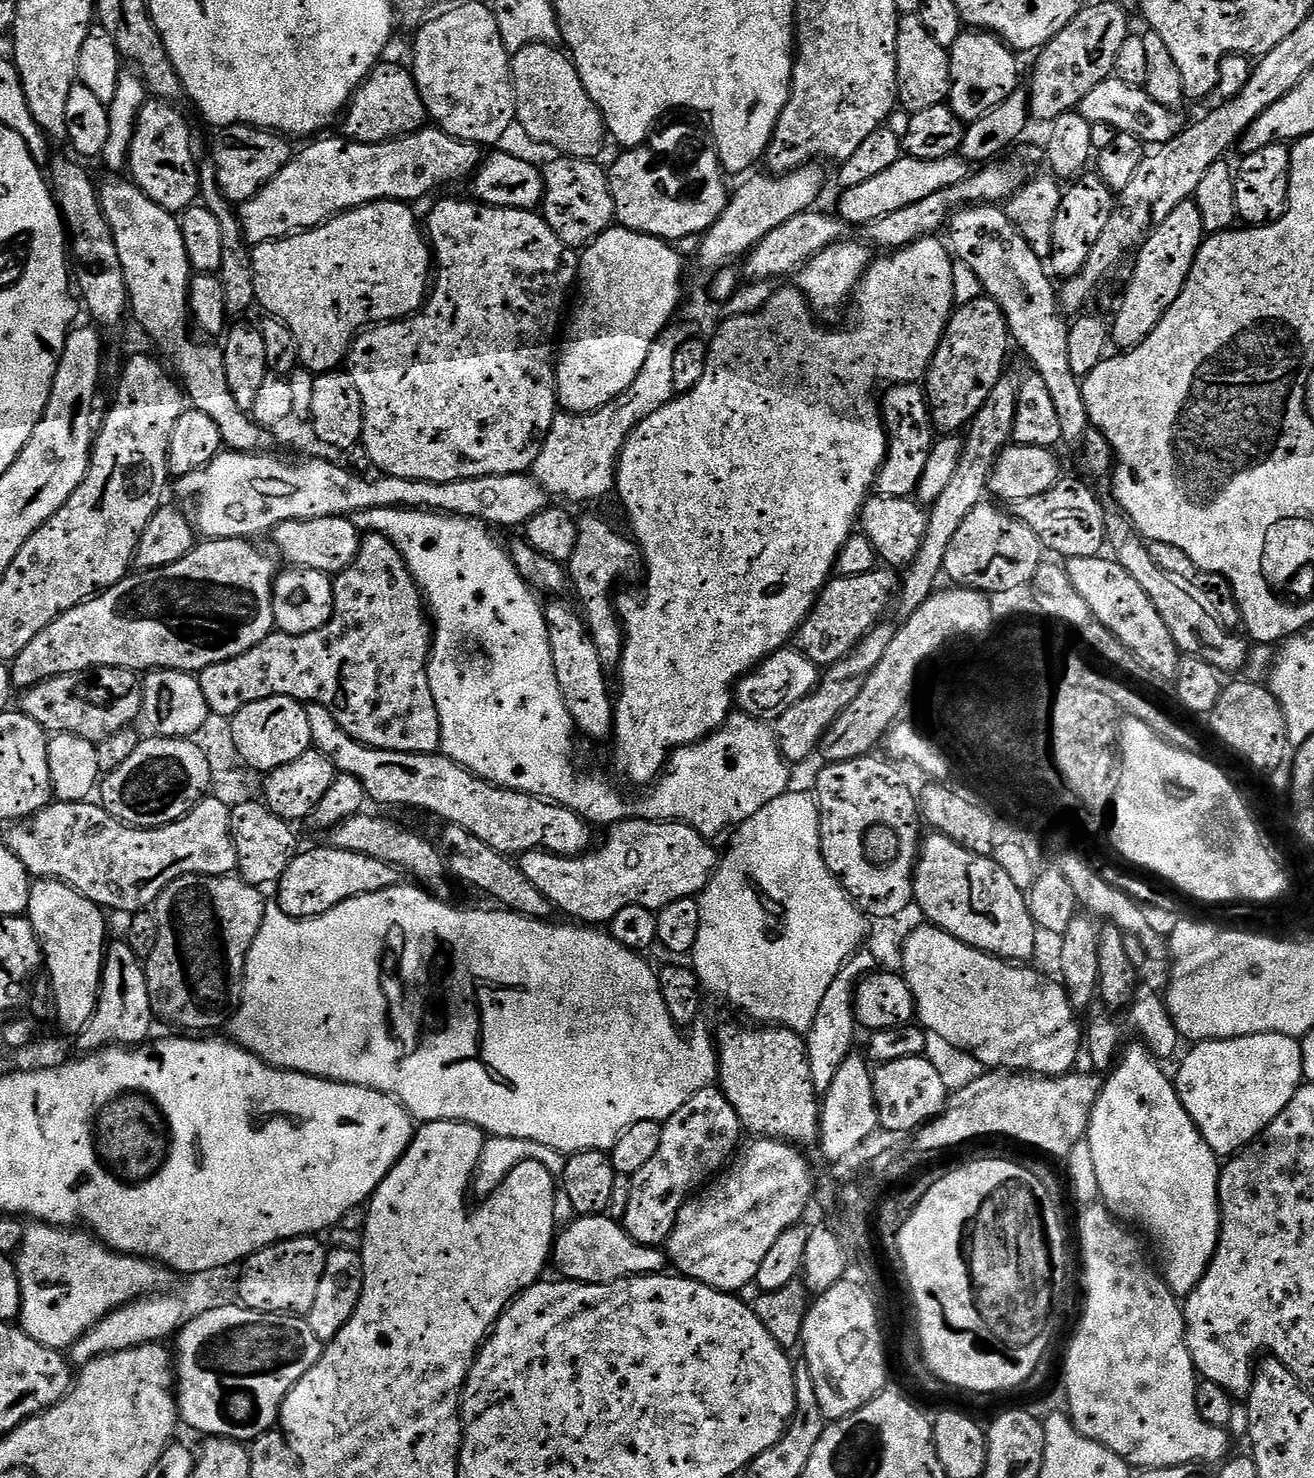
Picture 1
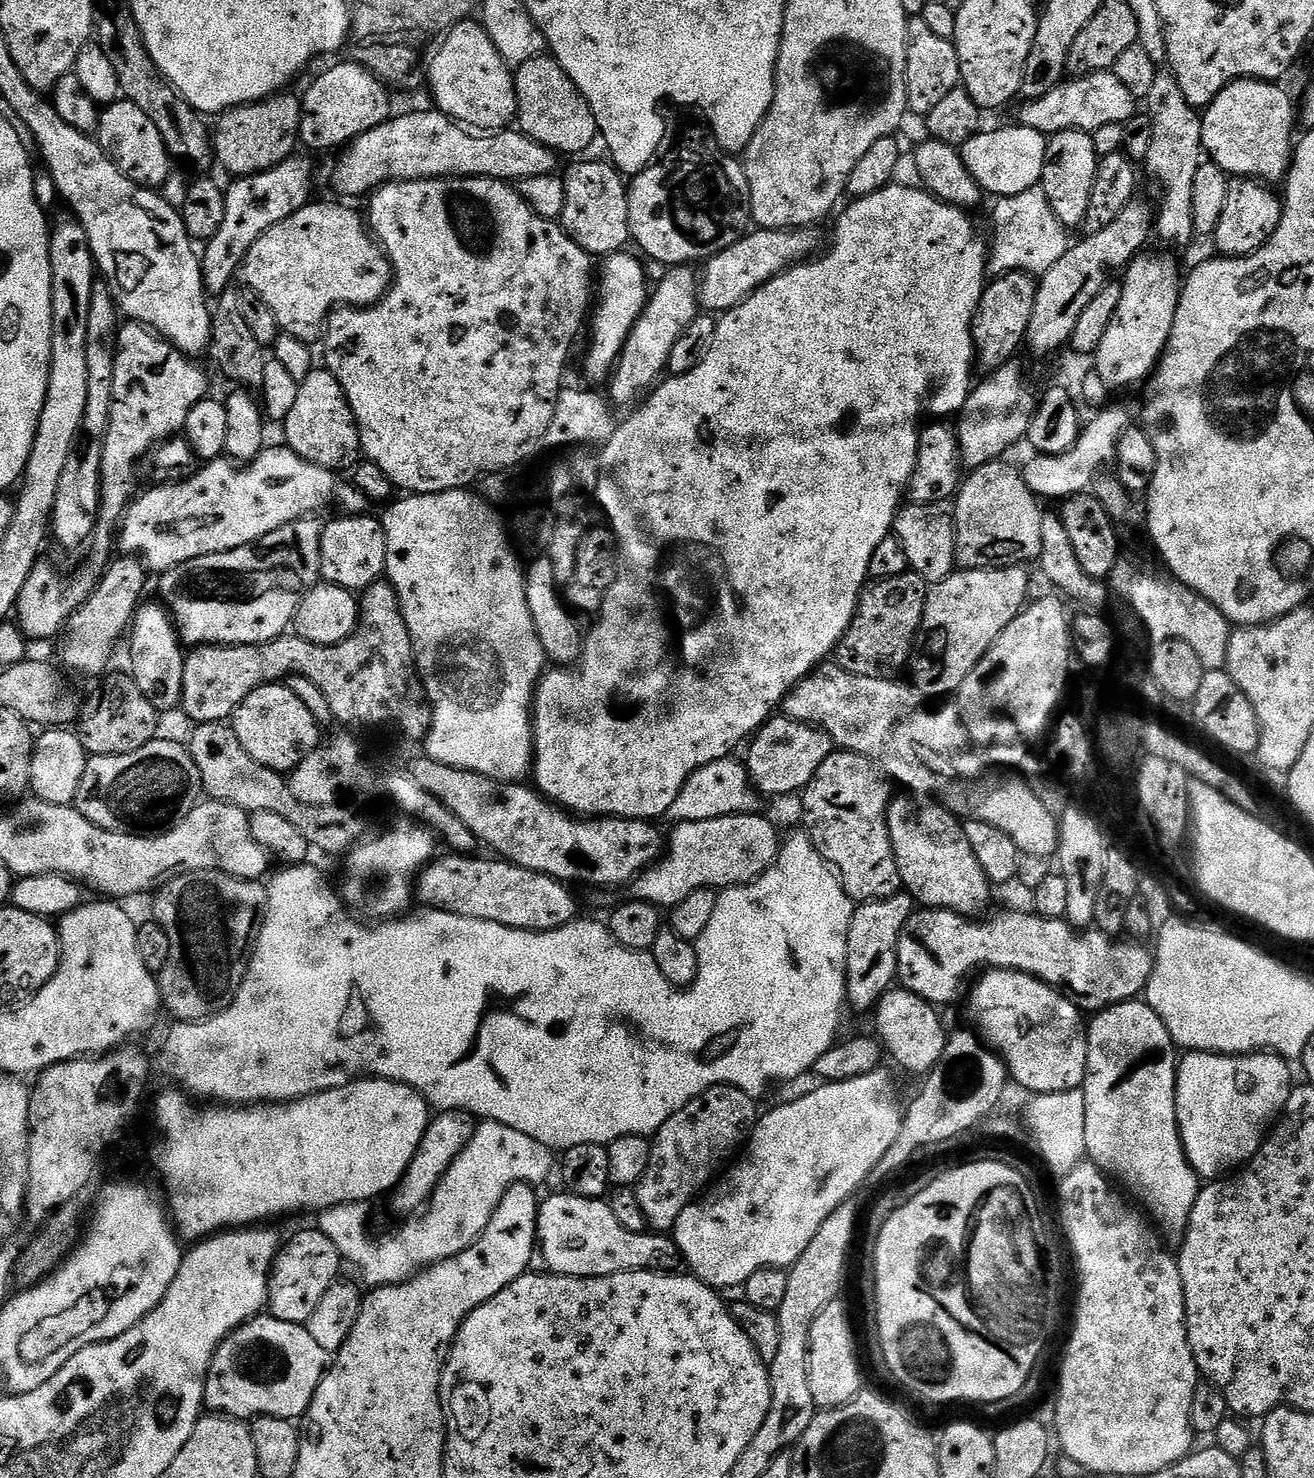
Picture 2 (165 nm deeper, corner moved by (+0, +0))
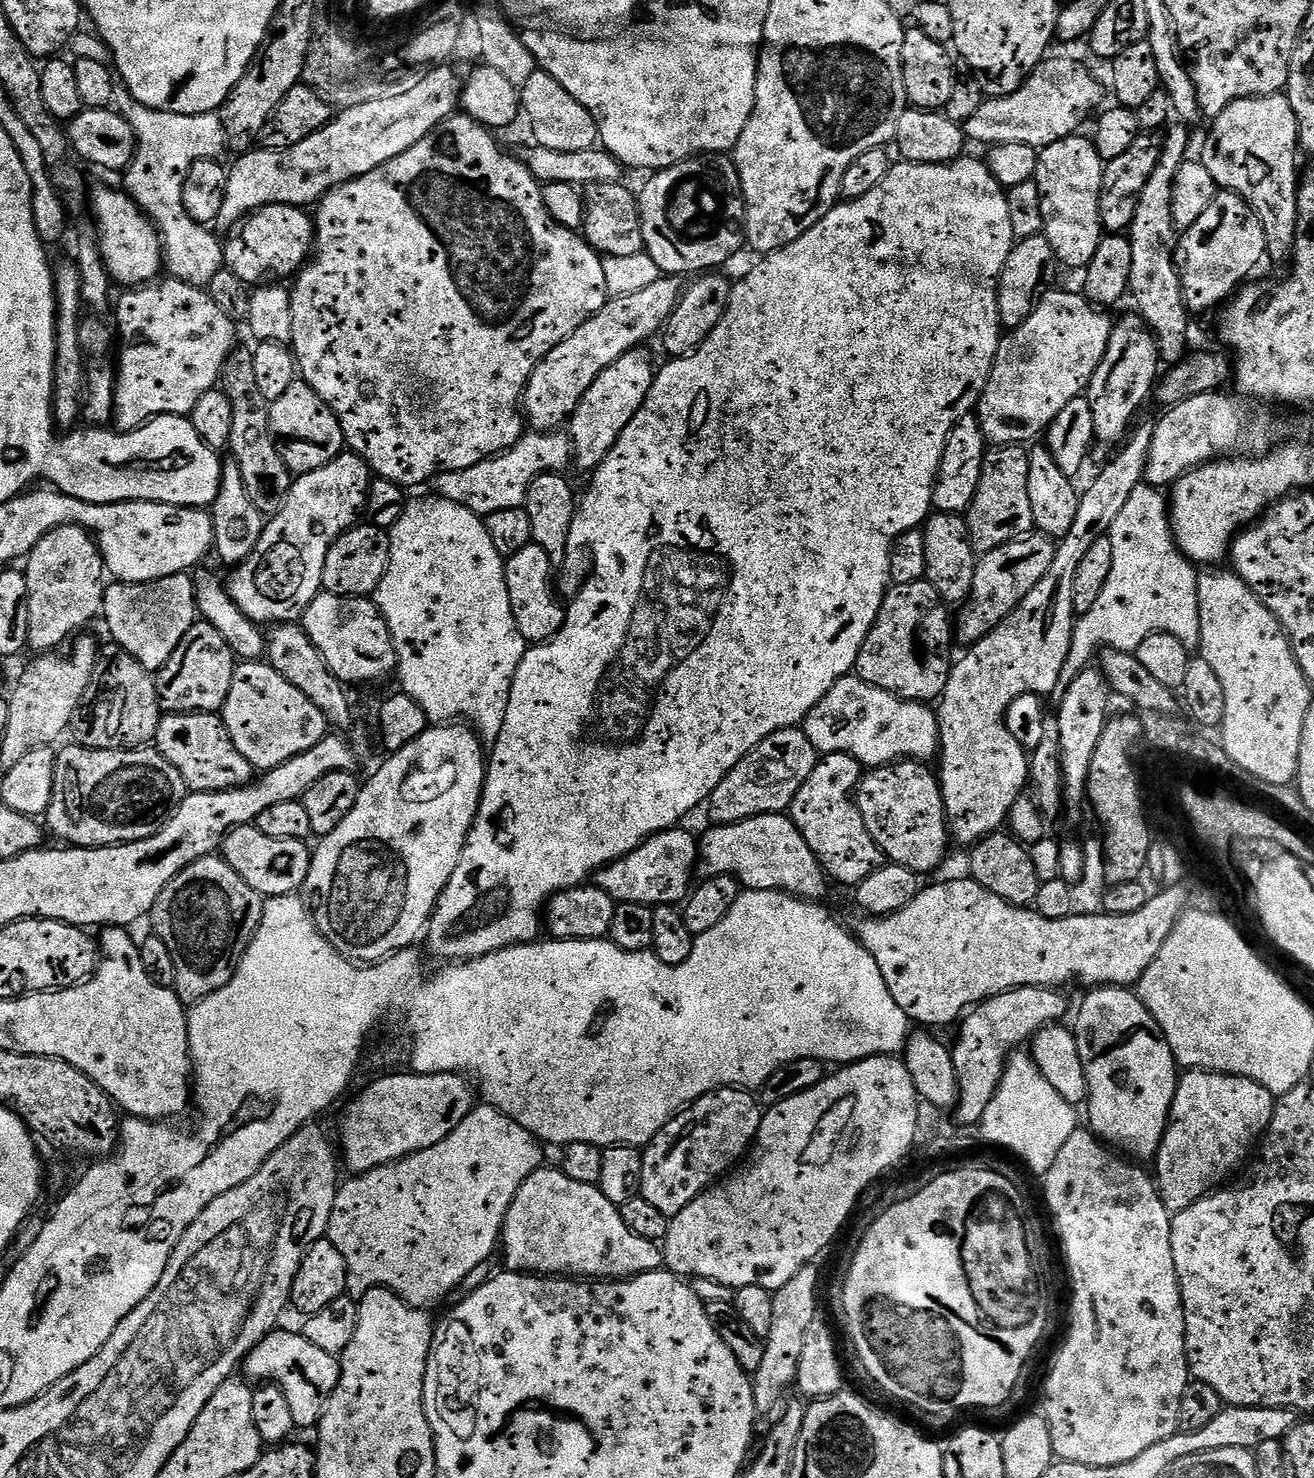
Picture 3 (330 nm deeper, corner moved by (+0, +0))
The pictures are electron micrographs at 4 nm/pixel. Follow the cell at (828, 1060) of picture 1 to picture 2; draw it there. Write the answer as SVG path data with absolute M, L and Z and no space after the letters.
M900 891L885 900L865 900L855 905L850 918L847 950L847 1005L858 1012L871 1013L881 997L889 991L897 981L898 942L906 922L917 911L918 905L905 891Z

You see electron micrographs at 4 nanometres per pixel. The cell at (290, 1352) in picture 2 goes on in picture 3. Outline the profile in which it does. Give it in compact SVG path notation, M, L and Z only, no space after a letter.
M280 1331L269 1332L262 1342L249 1350L242 1365L243 1375L252 1382L276 1384L282 1394L286 1394L286 1402L290 1402L297 1429L315 1429L340 1381L339 1359L326 1354L326 1350L318 1350L318 1346L310 1343L299 1331Z

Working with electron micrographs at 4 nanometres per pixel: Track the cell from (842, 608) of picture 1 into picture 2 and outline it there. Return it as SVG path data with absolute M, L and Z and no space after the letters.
M911 570L898 578L869 583L861 595L852 625L836 645L835 663L850 674L866 678L890 680L899 677L899 672L909 667L917 647L916 636L921 635L920 624L924 620L929 591L930 585Z

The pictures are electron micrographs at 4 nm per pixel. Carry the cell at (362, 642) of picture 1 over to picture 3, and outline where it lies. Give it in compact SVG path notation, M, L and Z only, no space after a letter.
M206 622L195 623L179 642L174 654L170 655L170 660L155 673L161 713L219 713L230 694L232 675L237 667L238 657L232 652L226 638L222 638L222 634L218 634L218 630Z

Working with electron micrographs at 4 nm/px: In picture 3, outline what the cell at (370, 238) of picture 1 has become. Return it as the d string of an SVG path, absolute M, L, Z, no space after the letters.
M275 204L259 208L239 225L236 237L224 244L224 262L245 286L260 286L269 278L295 277L314 252L316 225L303 207Z

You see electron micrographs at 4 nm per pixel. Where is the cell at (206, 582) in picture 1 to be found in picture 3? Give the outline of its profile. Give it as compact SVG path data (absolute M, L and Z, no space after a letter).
M341 454L326 466L293 479L286 502L279 512L265 523L264 533L256 549L231 569L232 577L227 577L228 593L242 610L242 614L246 614L261 626L291 624L303 617L310 602L314 602L314 598L320 595L323 589L322 570L326 570L326 554L330 554L330 546L340 537L341 532L356 527L365 515L368 491L373 479L374 473L368 463L355 454Z

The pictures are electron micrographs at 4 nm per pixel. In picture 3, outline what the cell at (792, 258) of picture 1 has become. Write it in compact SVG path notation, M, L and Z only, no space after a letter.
M664 274L661 275L660 280L643 287L637 293L613 296L606 306L602 306L602 310L598 310L598 314L594 314L582 326L578 326L578 330L574 330L574 334L570 334L570 338L566 338L561 344L554 346L554 350L550 350L550 354L546 354L546 358L536 367L534 374L524 387L522 408L526 413L527 423L538 432L555 432L563 429L571 421L574 410L578 406L578 402L582 402L586 390L590 390L590 386L594 386L594 378L598 378L598 374L602 374L602 370L606 370L606 366L614 366L614 362L618 362L618 358L622 358L622 354L633 352L635 348L647 345L646 342L651 336L659 337L663 333L668 320L671 319L680 302L682 291L680 283L681 281L677 277Z

